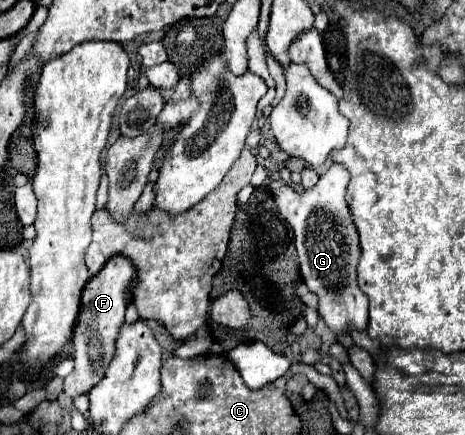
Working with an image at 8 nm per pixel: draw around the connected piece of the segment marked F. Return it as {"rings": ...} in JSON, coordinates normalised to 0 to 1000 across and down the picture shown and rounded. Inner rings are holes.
{"rings":[[[245,591],[228,605],[228,614],[202,632],[176,669],[176,710],[168,724],[168,743],[159,752],[159,853],[138,871],[138,903],[155,917],[172,908],[189,908],[198,890],[224,871],[232,834],[249,811],[249,779],[258,766],[258,747],[267,738],[267,715],[275,701],[280,655],[288,641],[288,614],[267,591]],[[206,793],[224,793],[224,802],[206,802]]]}

